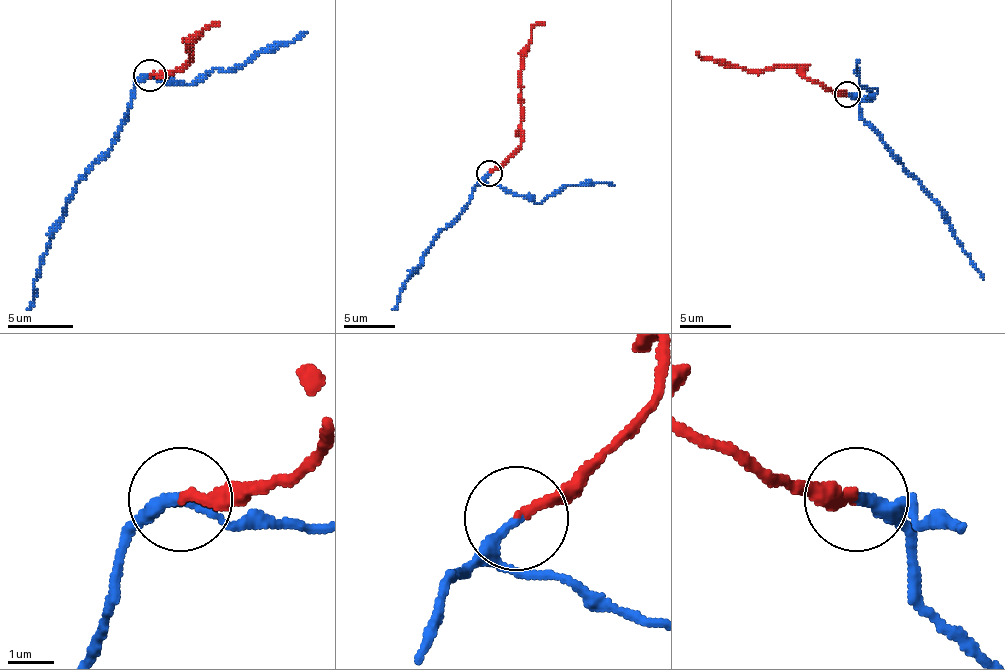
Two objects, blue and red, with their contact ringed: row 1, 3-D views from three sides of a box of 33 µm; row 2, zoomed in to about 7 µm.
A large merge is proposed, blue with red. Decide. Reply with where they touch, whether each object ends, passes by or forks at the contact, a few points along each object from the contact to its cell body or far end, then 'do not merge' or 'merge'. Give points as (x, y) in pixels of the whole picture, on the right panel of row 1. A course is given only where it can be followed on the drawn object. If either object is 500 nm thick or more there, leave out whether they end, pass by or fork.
(847, 94) | blue passes by | red ends | blue via (846, 93), (859, 104), (861, 119), (918, 181), (983, 279) | red via (846, 93), (833, 93), (818, 80), (807, 80), (794, 67), (725, 67), (704, 60), (696, 52) | merge

